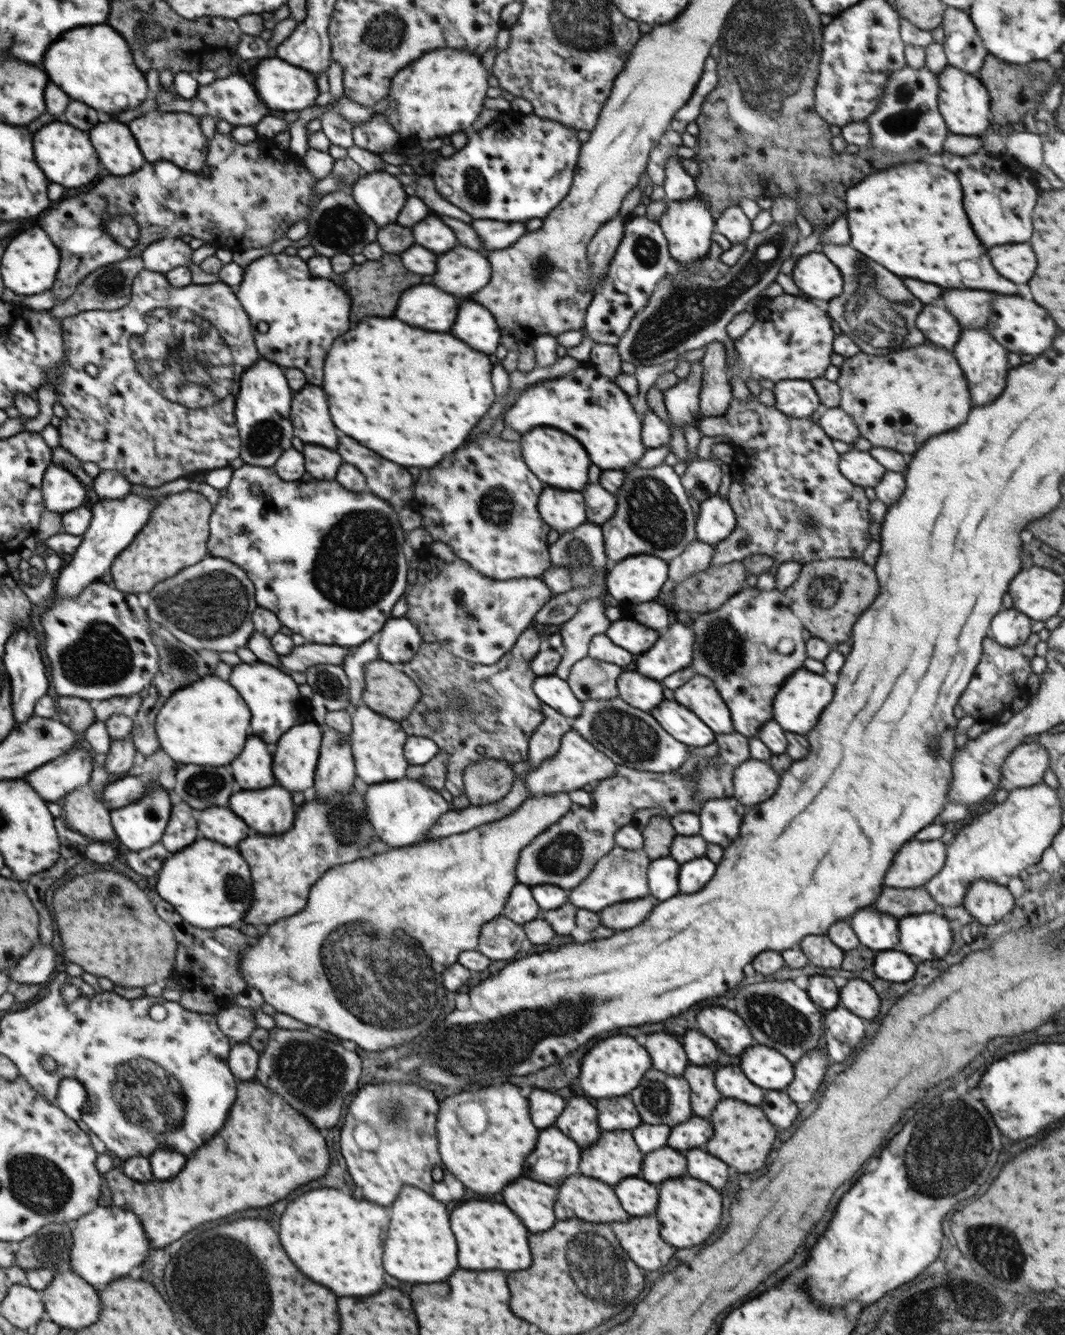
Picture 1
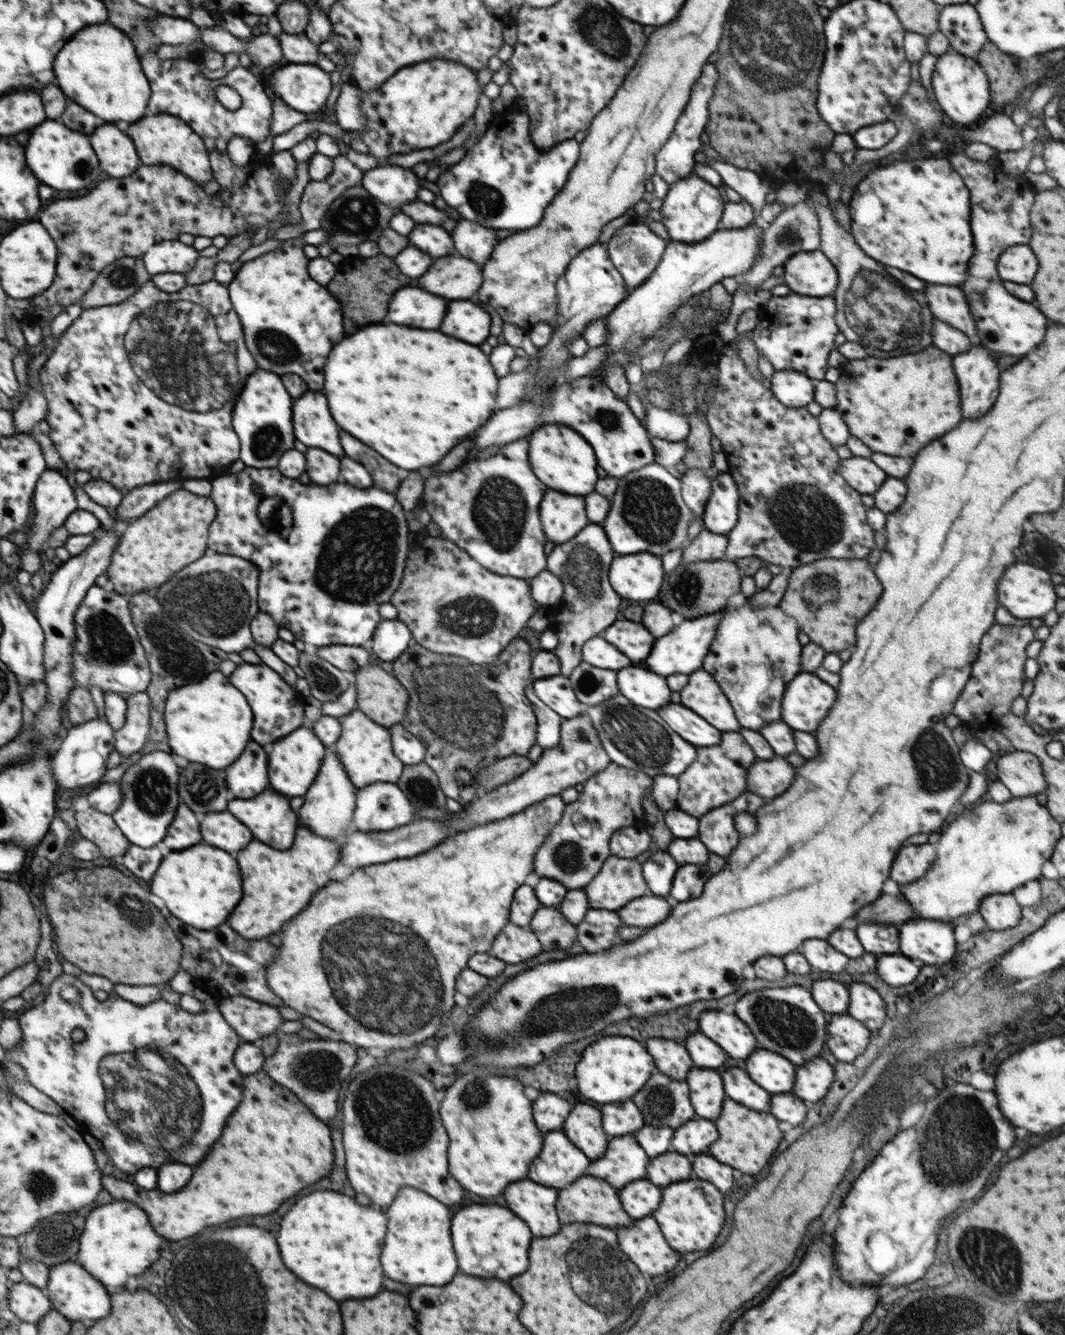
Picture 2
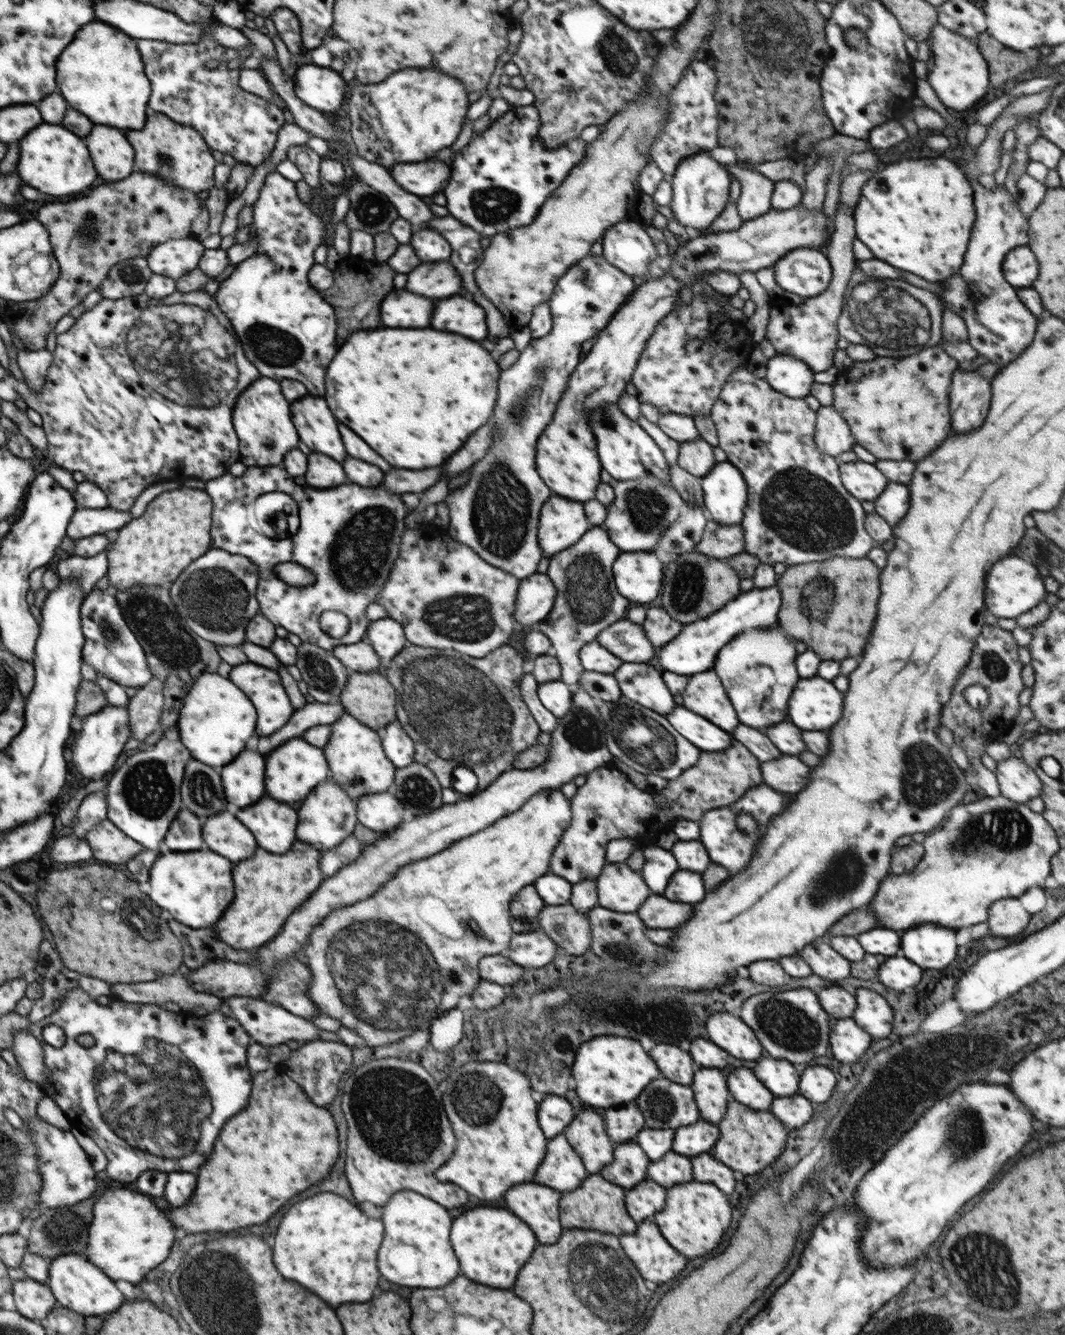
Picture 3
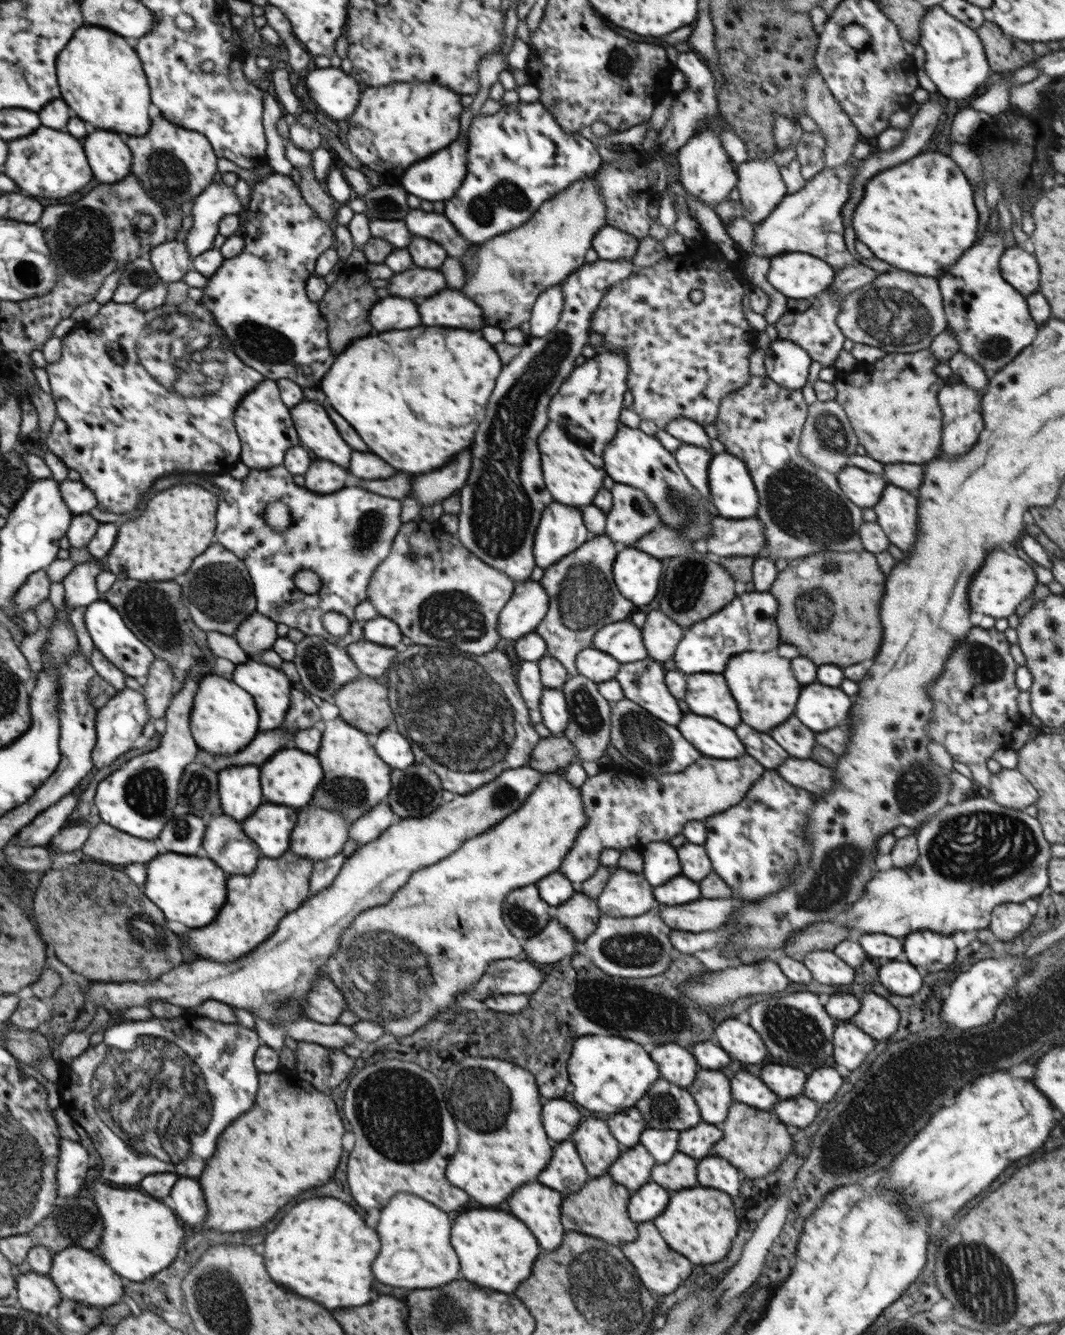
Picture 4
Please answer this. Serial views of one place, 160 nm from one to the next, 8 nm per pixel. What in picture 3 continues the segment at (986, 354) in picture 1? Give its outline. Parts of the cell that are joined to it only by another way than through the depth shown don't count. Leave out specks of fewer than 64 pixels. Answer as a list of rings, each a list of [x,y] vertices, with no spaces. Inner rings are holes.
[[[961,366],[953,372],[949,388],[952,430],[970,432],[980,428],[990,406],[990,379],[978,375],[973,366]]]

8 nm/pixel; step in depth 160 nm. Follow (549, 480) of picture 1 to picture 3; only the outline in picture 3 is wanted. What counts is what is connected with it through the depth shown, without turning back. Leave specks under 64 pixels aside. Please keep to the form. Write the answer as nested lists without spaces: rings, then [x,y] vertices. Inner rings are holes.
[[[798,203],[788,210],[772,210],[761,217],[743,221],[738,230],[692,236],[684,246],[673,245],[670,255],[662,261],[665,275],[658,279],[647,276],[638,290],[612,316],[606,328],[594,338],[593,347],[575,366],[563,398],[556,406],[552,421],[538,438],[536,468],[546,486],[568,500],[586,502],[595,498],[601,483],[602,466],[597,452],[596,437],[588,422],[588,410],[616,403],[631,380],[644,347],[655,326],[670,313],[679,299],[680,286],[691,283],[706,273],[728,271],[740,274],[768,268],[786,253],[798,248],[823,250],[828,218],[824,210],[810,210]]]

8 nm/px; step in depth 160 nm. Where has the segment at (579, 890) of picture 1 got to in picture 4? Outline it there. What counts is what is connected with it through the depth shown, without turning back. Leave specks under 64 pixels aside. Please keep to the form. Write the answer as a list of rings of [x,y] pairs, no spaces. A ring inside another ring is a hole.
[[[616,866],[600,893],[597,905],[601,914],[634,918],[648,912],[656,901],[653,886],[642,873]]]

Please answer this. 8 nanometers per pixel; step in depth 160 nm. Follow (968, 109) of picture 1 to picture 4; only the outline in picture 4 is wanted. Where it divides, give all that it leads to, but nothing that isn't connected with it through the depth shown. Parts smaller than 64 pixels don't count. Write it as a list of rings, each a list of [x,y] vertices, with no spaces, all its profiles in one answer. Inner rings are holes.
[[[940,5],[929,8],[921,18],[919,44],[925,51],[924,70],[937,86],[937,92],[956,104],[959,100],[976,94],[990,76],[990,65],[985,56],[982,41],[978,33],[951,14]]]

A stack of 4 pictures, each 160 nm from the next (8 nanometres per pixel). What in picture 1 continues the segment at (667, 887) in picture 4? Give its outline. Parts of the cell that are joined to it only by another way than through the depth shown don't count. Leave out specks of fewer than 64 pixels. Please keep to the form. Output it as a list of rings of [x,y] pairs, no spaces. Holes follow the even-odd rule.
[[[706,857],[681,864],[678,874],[679,892],[683,894],[698,892],[716,874],[716,870],[717,864]]]

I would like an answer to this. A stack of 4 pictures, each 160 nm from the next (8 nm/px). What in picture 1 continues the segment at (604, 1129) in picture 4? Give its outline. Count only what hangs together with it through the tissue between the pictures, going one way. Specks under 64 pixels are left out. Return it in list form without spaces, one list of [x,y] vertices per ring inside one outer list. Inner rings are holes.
[[[572,1098],[566,1110],[558,1116],[556,1128],[570,1136],[578,1146],[590,1146],[600,1136],[596,1108],[586,1098]]]

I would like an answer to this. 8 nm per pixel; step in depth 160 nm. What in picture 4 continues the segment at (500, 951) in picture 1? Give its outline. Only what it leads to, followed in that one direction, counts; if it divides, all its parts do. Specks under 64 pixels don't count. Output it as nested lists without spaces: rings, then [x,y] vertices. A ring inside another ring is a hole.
[[[551,917],[538,935],[524,941],[523,949],[528,960],[538,964],[556,964],[564,957],[574,955],[575,938],[568,929]]]

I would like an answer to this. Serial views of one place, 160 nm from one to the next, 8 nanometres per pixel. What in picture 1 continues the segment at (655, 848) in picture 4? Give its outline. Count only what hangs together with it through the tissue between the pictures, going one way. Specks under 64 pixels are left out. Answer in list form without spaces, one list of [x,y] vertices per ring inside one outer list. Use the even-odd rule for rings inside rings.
[[[672,857],[658,858],[648,865],[647,882],[649,894],[658,900],[678,895],[678,874],[680,863]]]

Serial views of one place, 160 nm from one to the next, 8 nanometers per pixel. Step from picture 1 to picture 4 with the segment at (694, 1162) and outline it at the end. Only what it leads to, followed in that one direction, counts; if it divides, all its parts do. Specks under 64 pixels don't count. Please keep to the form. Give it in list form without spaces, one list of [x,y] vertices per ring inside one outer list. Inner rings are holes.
[[[704,1158],[698,1164],[698,1182],[702,1186],[722,1190],[730,1196],[740,1192],[740,1172],[722,1158]]]

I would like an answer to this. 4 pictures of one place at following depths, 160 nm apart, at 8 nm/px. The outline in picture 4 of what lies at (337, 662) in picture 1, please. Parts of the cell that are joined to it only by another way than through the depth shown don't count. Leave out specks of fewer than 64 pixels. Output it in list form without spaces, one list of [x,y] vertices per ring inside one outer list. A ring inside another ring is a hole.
[[[358,640],[346,647],[358,672],[369,677],[383,677],[398,653],[395,648],[379,645],[370,641]]]

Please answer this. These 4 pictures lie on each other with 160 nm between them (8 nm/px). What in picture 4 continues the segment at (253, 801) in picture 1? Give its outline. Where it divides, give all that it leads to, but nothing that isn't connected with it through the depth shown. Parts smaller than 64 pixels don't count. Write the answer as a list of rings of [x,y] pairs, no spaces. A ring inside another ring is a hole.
[[[262,804],[242,826],[258,844],[262,856],[278,858],[289,850],[292,830],[296,826],[296,810],[288,806]]]

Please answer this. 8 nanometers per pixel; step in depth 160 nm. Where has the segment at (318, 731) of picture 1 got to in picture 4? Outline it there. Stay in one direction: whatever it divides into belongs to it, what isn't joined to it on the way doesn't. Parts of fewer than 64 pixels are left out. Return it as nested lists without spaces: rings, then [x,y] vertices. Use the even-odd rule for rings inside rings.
[[[296,748],[292,750],[280,750],[276,752],[264,766],[262,766],[262,774],[260,774],[260,782],[262,782],[262,790],[264,790],[264,798],[268,802],[274,804],[284,804],[284,806],[306,806],[312,800],[312,794],[316,790],[316,786],[324,778],[322,768],[320,768],[319,758],[300,752]]]

